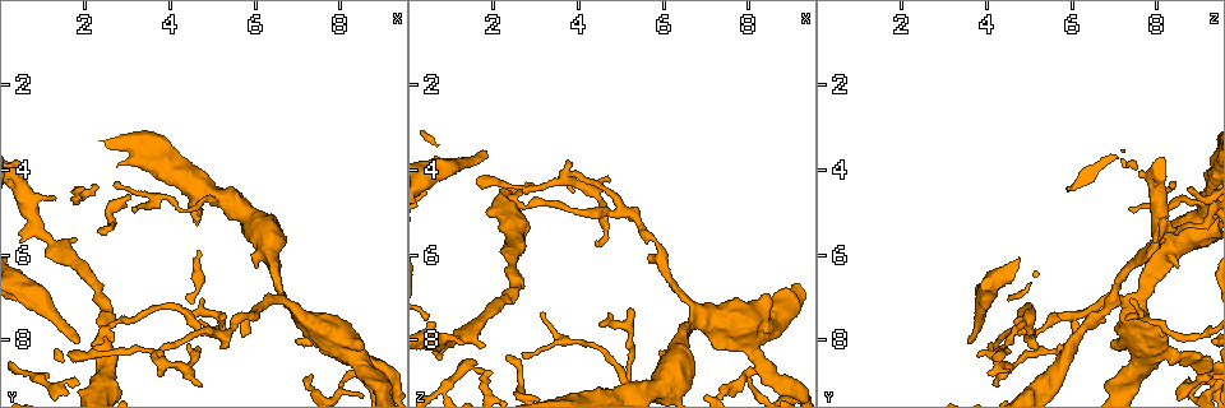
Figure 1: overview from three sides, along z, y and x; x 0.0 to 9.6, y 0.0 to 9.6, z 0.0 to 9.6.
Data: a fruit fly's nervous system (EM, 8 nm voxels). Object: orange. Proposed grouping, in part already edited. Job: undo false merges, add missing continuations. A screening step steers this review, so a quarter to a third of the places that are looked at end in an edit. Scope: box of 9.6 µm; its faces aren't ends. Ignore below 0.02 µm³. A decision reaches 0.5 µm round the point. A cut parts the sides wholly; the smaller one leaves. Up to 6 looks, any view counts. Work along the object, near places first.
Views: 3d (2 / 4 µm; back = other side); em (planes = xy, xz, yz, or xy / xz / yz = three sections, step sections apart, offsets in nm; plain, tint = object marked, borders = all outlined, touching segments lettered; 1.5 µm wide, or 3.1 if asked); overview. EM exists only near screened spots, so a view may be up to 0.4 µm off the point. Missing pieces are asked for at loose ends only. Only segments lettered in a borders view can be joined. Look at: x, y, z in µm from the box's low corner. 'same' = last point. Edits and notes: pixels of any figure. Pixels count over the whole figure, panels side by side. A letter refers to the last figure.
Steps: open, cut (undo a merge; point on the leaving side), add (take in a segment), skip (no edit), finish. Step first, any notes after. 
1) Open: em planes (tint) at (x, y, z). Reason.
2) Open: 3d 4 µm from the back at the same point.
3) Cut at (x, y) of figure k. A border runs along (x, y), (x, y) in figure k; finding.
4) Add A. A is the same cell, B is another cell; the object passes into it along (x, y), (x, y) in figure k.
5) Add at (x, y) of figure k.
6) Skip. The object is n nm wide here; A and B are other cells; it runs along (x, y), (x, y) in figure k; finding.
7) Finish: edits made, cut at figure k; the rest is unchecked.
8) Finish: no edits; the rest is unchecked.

Open: em planes (borders) at (3.65, 4.65, 8.00). Abrupt turn.

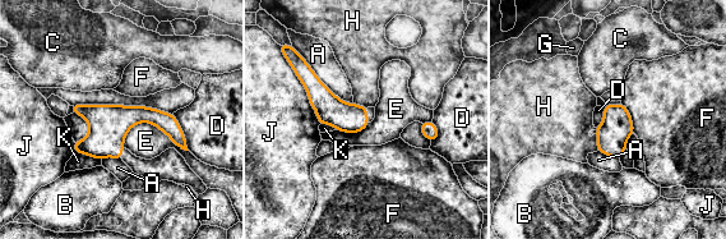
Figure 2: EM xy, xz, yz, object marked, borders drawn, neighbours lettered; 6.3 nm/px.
Skip. A, B, C, D, E, F, G, H, J and K are other cells; continuous, no second neuron.

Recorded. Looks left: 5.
Open: em xz step 4 (tint) at (1.80, 5.65, 8.10).

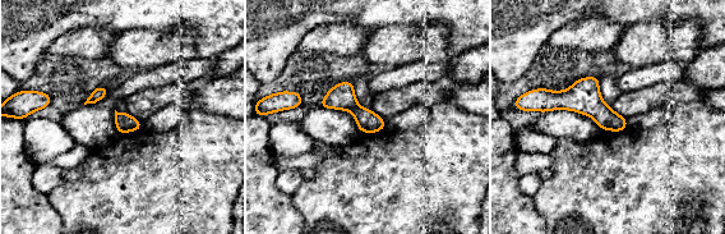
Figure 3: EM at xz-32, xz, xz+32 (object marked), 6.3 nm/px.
Open: em planes (borders) at the same point. Another direction.

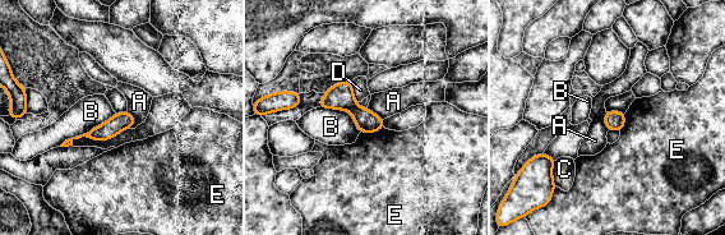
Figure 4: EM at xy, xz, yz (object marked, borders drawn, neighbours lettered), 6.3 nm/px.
Skip. The object is 110 nm wide here; the longest contact is with B, 420 nm; A, B, C, D and E are other cells; none of them fits.

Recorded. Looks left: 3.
Open: 3d 2 µm from the back at (4.70, 9.10, 4.35). An open end.

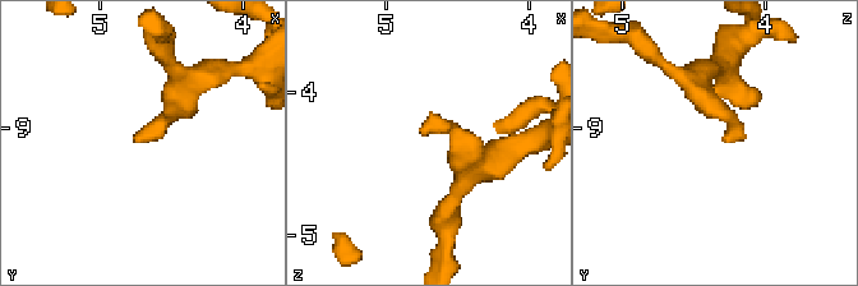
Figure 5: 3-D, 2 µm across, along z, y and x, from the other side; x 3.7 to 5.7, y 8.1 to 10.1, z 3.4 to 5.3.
Open: em xz step 4 (tint) at (4.74, 9.10, 4.28). Shape alone is not enough.

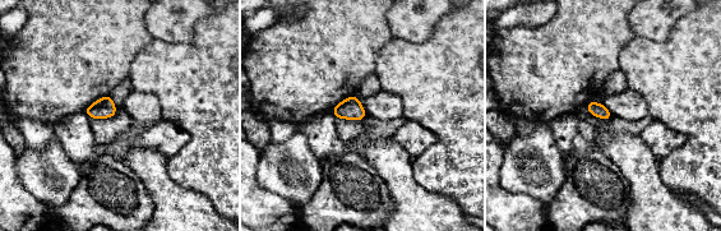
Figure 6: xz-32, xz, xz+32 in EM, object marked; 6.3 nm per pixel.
Open: em planes (borders) at the same point. Cut it another way.

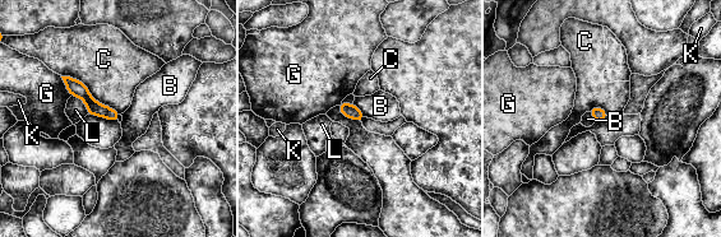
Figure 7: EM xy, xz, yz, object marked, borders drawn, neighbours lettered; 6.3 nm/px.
Skip. The longest contact is with C, 440 nm; B, C, G, K and L are other cells; a border runs along (352, 103), (365, 116) in figure 7; none of them fits.

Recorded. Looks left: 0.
Finish: no edits; the rest is unchecked.

